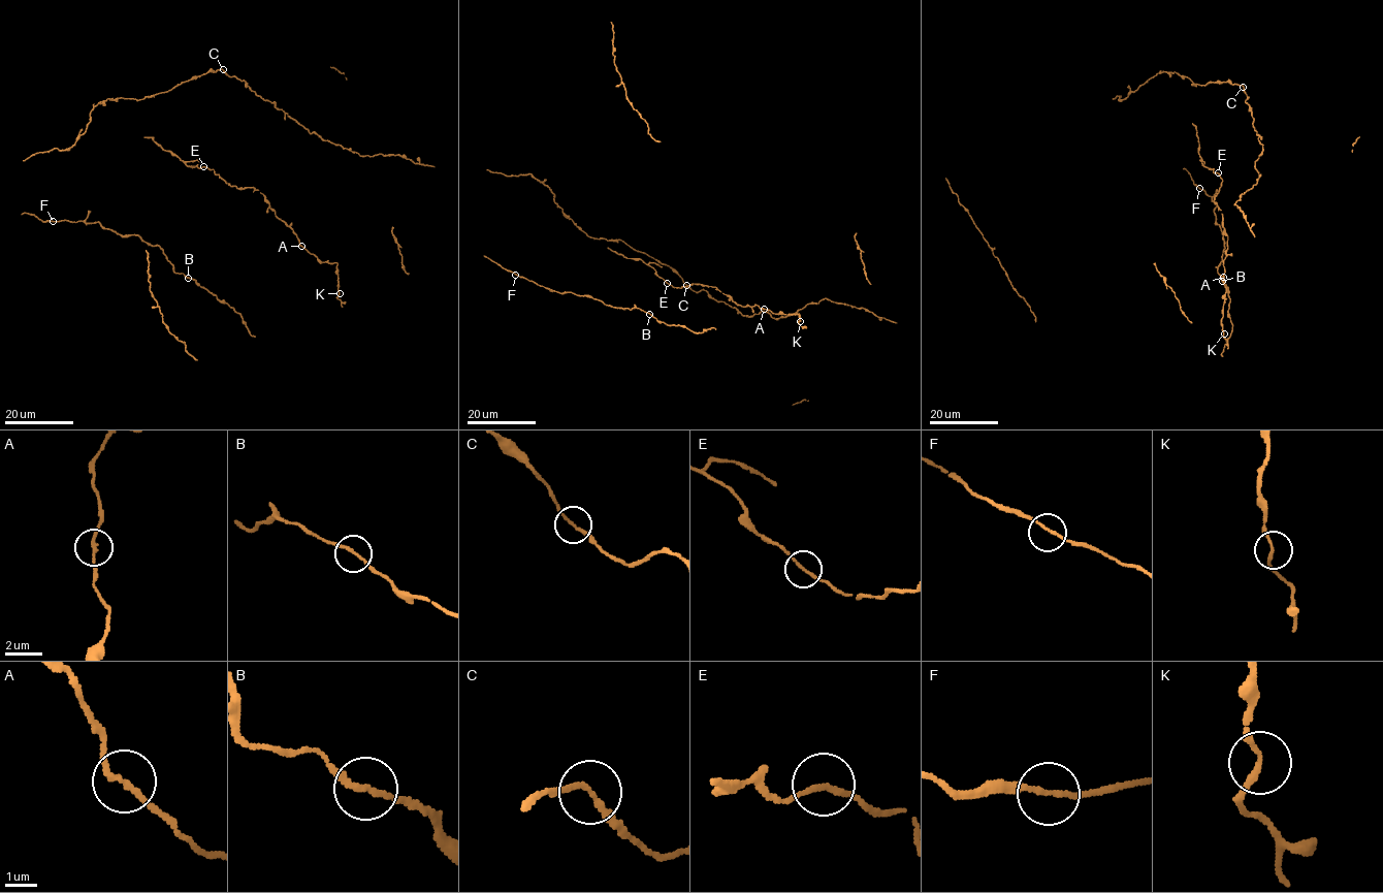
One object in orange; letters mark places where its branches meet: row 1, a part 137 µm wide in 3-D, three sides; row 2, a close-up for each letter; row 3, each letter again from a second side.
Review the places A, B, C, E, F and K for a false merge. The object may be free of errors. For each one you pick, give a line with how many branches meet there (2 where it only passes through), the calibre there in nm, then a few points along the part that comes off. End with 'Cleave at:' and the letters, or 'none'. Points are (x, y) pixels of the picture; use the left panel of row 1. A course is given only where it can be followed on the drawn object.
Cleave at: none

